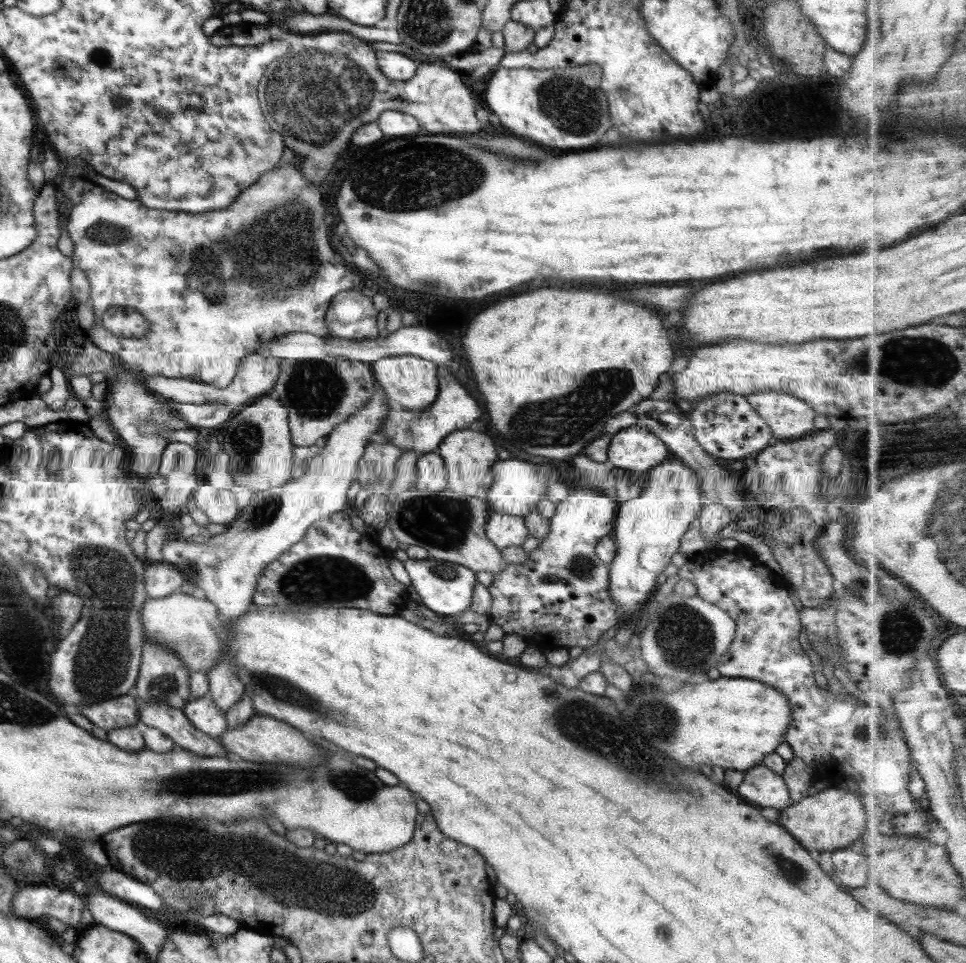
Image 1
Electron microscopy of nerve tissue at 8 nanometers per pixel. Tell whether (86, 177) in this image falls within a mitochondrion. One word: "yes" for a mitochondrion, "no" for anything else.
no

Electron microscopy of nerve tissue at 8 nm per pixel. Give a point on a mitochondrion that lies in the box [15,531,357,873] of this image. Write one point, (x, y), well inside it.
(105, 576)

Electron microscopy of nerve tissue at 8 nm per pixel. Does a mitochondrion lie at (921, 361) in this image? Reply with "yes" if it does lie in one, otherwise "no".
yes

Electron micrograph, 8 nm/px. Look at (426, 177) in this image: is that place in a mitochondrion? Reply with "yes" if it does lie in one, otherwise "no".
yes

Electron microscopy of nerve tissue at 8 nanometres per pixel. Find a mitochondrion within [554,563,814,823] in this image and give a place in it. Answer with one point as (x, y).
(686, 639)

